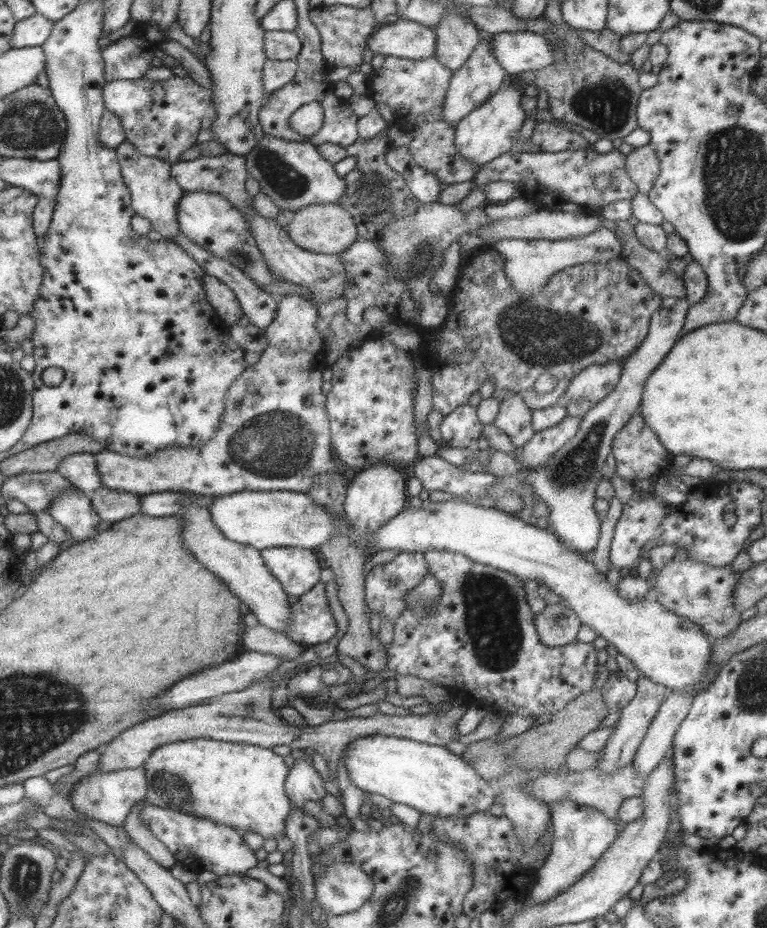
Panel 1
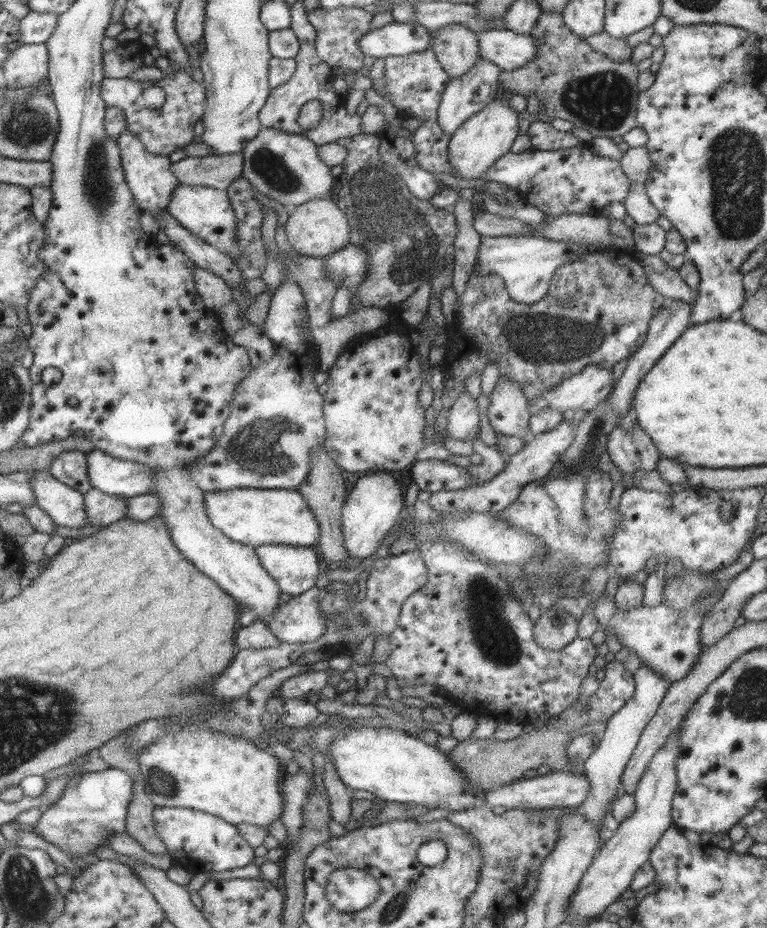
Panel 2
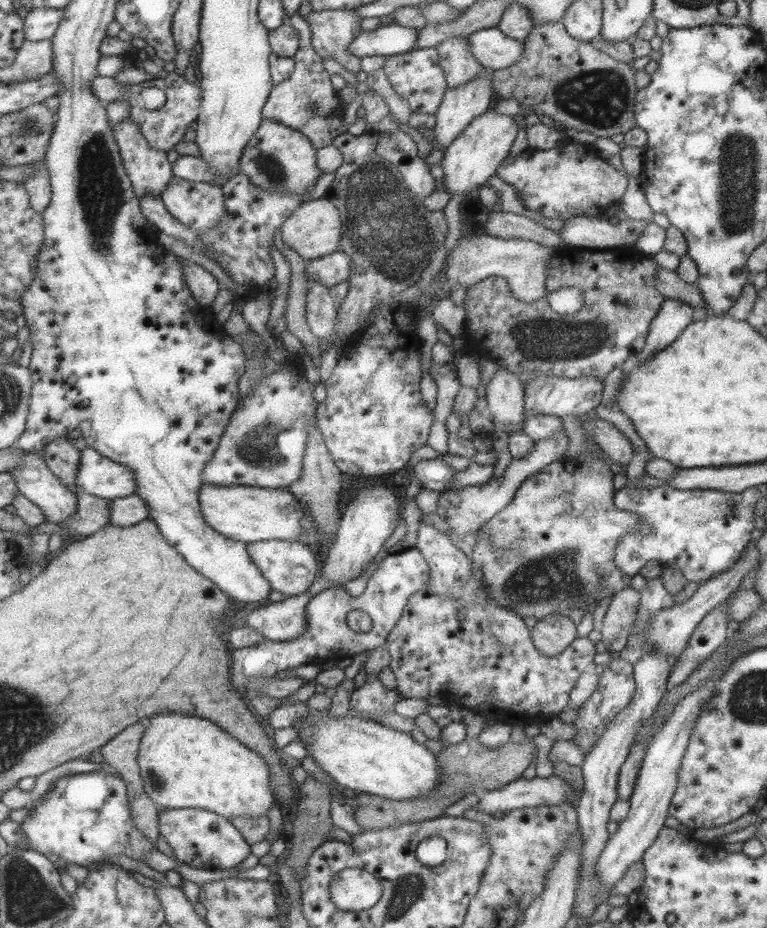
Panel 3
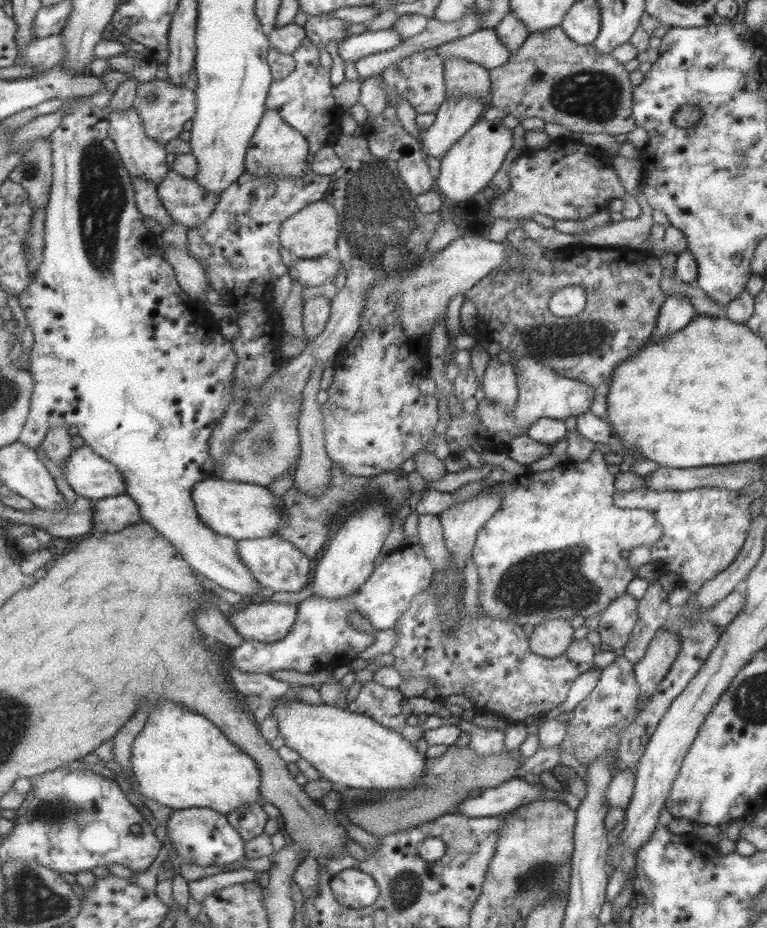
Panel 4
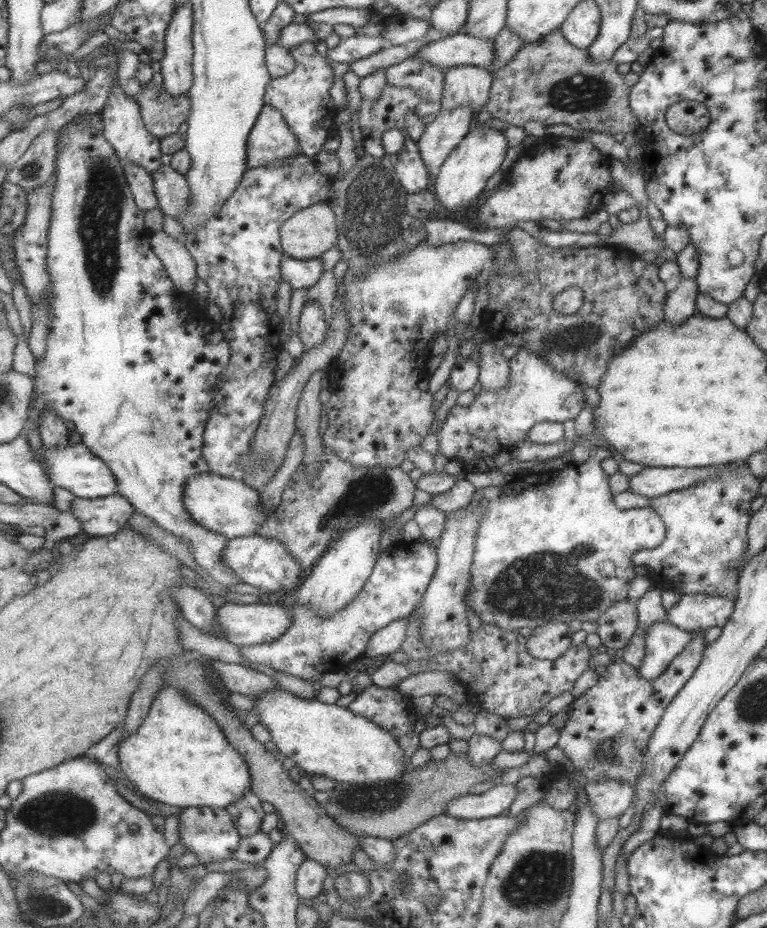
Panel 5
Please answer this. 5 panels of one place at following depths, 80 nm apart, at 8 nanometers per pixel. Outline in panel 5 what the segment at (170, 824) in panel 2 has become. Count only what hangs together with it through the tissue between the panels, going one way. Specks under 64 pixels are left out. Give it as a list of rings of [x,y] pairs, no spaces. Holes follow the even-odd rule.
[[[188,806],[177,815],[179,842],[183,843],[186,850],[196,855],[197,863],[219,862],[230,858],[230,854],[236,849],[241,837],[235,831],[235,824],[224,808]]]

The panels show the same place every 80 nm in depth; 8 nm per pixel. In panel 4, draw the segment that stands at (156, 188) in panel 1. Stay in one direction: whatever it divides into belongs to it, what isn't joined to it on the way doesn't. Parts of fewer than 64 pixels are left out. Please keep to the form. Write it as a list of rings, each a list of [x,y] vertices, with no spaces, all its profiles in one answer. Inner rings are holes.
[[[133,106],[120,111],[108,112],[108,137],[116,146],[123,168],[127,170],[130,178],[143,178],[155,186],[169,172],[170,166],[166,164],[166,150],[164,145],[148,137],[142,125],[140,116],[136,114]]]

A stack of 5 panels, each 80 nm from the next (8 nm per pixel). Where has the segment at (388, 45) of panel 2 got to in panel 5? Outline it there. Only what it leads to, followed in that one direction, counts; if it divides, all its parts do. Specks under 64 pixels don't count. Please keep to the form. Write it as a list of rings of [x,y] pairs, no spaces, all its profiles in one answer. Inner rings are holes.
[[[382,33],[372,37],[354,34],[342,38],[336,46],[327,49],[326,58],[332,65],[345,64],[347,66],[350,62],[365,58],[386,45]]]

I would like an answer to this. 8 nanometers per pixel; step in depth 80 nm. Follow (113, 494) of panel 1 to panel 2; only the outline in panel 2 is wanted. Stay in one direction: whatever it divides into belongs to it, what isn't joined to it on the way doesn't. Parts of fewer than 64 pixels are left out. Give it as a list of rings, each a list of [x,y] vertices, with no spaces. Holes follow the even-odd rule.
[[[94,488],[82,493],[82,499],[85,511],[84,524],[87,526],[107,526],[123,518],[126,511],[125,498],[109,496]]]

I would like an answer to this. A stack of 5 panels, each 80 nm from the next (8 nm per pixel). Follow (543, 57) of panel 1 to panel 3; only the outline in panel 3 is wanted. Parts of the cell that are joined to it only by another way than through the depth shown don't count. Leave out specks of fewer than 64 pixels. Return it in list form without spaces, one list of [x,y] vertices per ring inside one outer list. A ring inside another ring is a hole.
[[[496,27],[477,30],[466,36],[466,42],[472,58],[492,71],[513,64],[524,47],[520,42],[507,38]]]

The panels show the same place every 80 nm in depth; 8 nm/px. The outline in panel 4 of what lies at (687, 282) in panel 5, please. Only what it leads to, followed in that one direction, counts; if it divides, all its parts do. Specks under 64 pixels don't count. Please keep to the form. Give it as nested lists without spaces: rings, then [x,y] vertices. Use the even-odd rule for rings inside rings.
[[[667,295],[657,315],[651,339],[664,339],[672,332],[677,332],[693,319],[695,315],[693,306],[687,302],[685,296]]]

